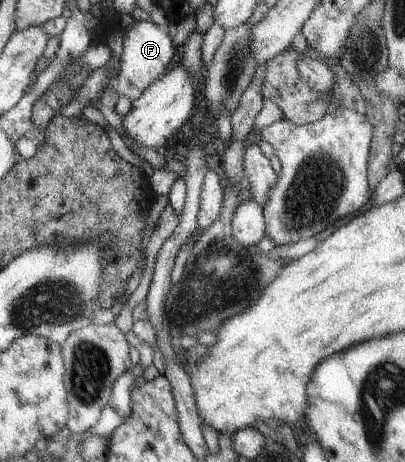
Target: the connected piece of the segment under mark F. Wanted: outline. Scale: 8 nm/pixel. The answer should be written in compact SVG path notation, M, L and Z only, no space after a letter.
M141 20L135 24L129 33L124 33L124 48L121 57L121 67L116 80L116 92L118 97L128 97L135 101L151 82L160 78L171 65L171 59L176 59L178 53L169 34L163 33L157 24L150 20Z

